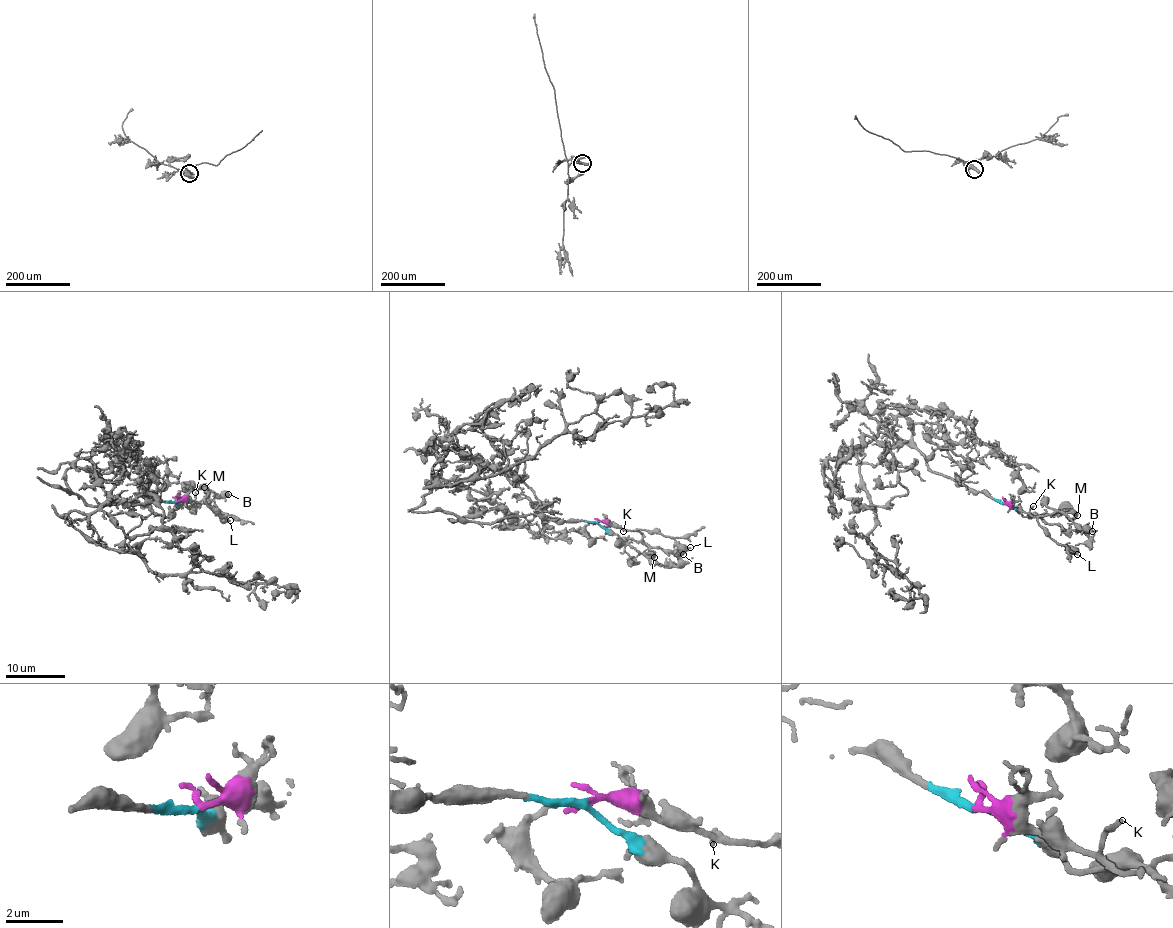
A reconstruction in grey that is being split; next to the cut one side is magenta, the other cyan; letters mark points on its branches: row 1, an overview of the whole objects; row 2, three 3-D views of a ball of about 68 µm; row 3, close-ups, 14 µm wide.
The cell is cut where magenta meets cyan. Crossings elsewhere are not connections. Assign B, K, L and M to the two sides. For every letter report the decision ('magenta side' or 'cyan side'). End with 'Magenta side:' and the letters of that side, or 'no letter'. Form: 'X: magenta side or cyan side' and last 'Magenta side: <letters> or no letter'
B: magenta side
K: magenta side
L: magenta side
M: magenta side
Magenta side: B, K, L, M

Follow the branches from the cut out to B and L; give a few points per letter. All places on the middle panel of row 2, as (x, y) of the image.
B: (596, 523), (606, 520), (613, 526), (637, 530), (648, 544), (670, 553), (683, 554)
L: (596, 523), (606, 520), (613, 526), (656, 531), (690, 547)

